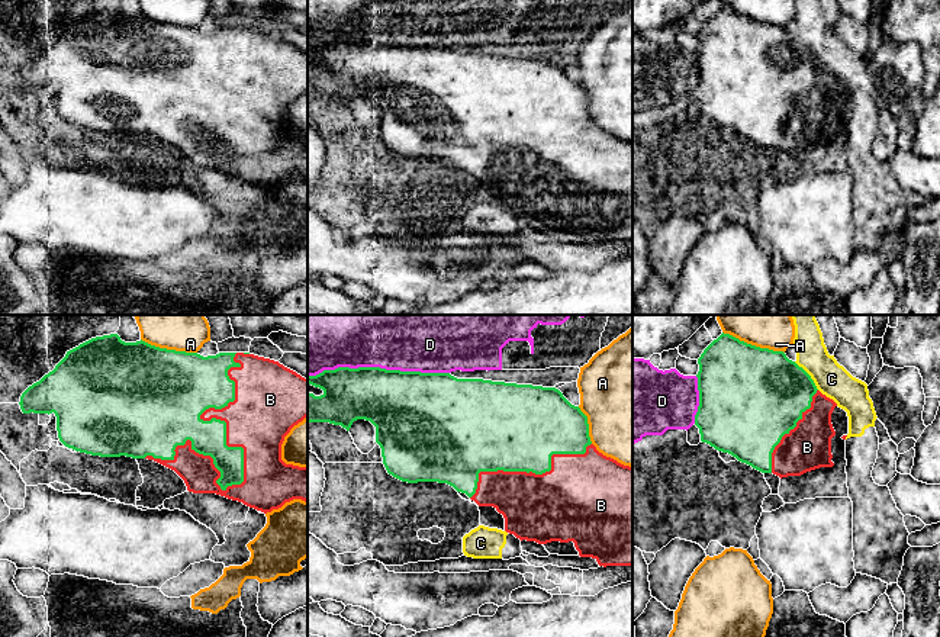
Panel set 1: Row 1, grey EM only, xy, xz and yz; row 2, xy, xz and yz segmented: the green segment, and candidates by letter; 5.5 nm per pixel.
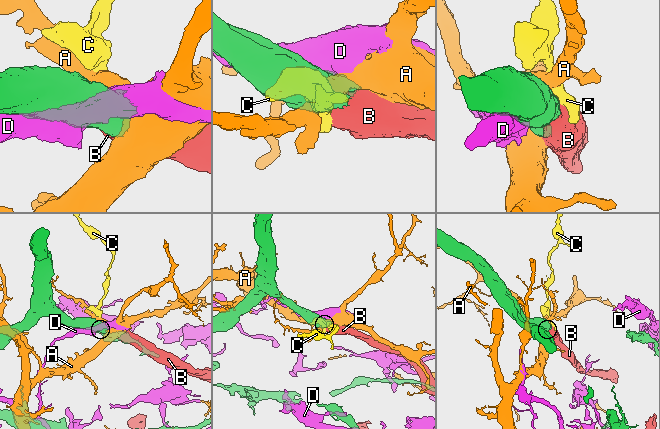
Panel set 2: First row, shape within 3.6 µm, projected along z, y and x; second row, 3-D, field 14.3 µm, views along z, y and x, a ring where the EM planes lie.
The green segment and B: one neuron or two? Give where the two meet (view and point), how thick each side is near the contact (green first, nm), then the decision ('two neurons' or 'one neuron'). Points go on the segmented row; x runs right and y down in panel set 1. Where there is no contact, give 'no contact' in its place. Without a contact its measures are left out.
meets green in xy at (242, 454); 190 nm thick on the green side, 360 nm on the other; one neuron

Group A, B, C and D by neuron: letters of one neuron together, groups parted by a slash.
A / B / C / D

